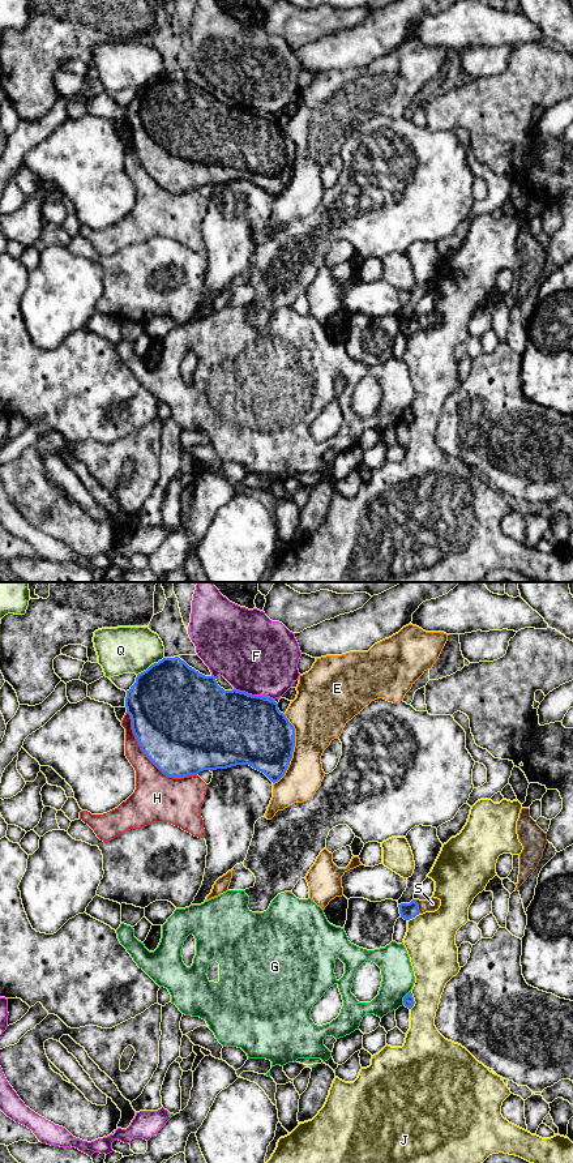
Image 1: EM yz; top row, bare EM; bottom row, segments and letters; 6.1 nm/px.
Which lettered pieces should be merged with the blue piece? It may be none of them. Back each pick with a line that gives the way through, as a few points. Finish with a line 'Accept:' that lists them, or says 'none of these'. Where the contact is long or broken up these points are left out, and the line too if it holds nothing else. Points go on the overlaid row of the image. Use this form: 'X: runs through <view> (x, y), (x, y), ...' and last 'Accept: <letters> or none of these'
S: runs through yz (407, 911), (417, 906), (432, 903)
Accept: S

